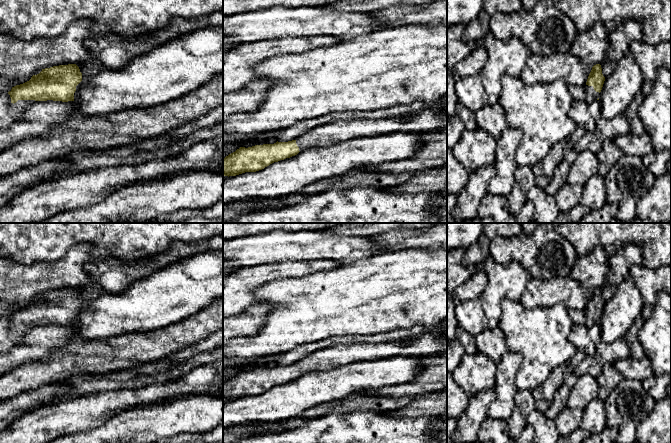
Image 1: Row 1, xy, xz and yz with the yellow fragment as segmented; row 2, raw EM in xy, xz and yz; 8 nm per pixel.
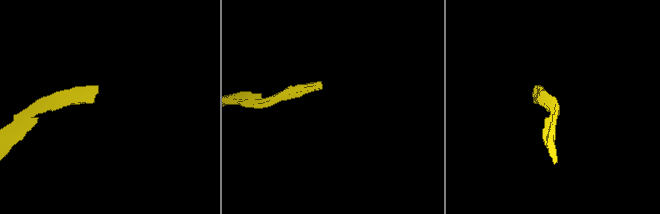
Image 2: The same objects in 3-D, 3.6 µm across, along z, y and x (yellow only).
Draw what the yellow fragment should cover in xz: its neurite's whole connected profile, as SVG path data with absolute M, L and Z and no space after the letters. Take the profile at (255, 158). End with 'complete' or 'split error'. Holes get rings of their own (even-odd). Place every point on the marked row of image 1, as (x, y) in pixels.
M447 95L417 113L397 117L339 120L317 126L296 140L240 147L223 158L223 176L256 172L274 162L290 158L310 148L326 147L358 137L392 132L423 133L447 128Z; split error

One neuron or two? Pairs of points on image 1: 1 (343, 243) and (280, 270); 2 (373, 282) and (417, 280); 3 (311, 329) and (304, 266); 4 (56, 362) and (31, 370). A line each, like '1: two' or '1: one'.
1: two
2: one
3: two
4: one

